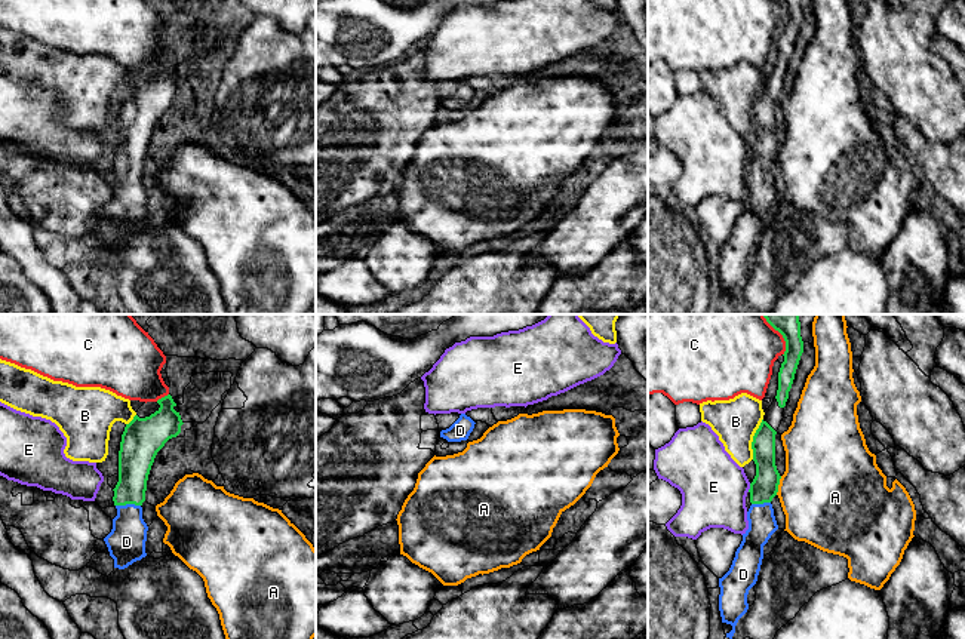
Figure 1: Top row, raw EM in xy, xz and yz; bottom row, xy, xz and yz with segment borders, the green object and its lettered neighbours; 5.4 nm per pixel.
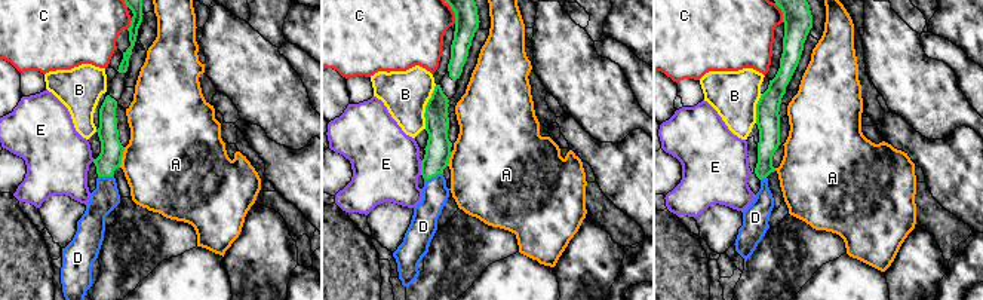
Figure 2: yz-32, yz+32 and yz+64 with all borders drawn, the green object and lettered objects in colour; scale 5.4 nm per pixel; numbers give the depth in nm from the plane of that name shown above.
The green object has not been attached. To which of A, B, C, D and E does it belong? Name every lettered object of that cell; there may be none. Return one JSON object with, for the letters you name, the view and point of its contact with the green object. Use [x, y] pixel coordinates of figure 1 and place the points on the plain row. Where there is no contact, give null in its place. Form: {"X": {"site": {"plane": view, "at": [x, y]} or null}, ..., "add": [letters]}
{"D": {"site": {"plane": "xy", "at": [128, 171]}}, "add": ["D"]}

